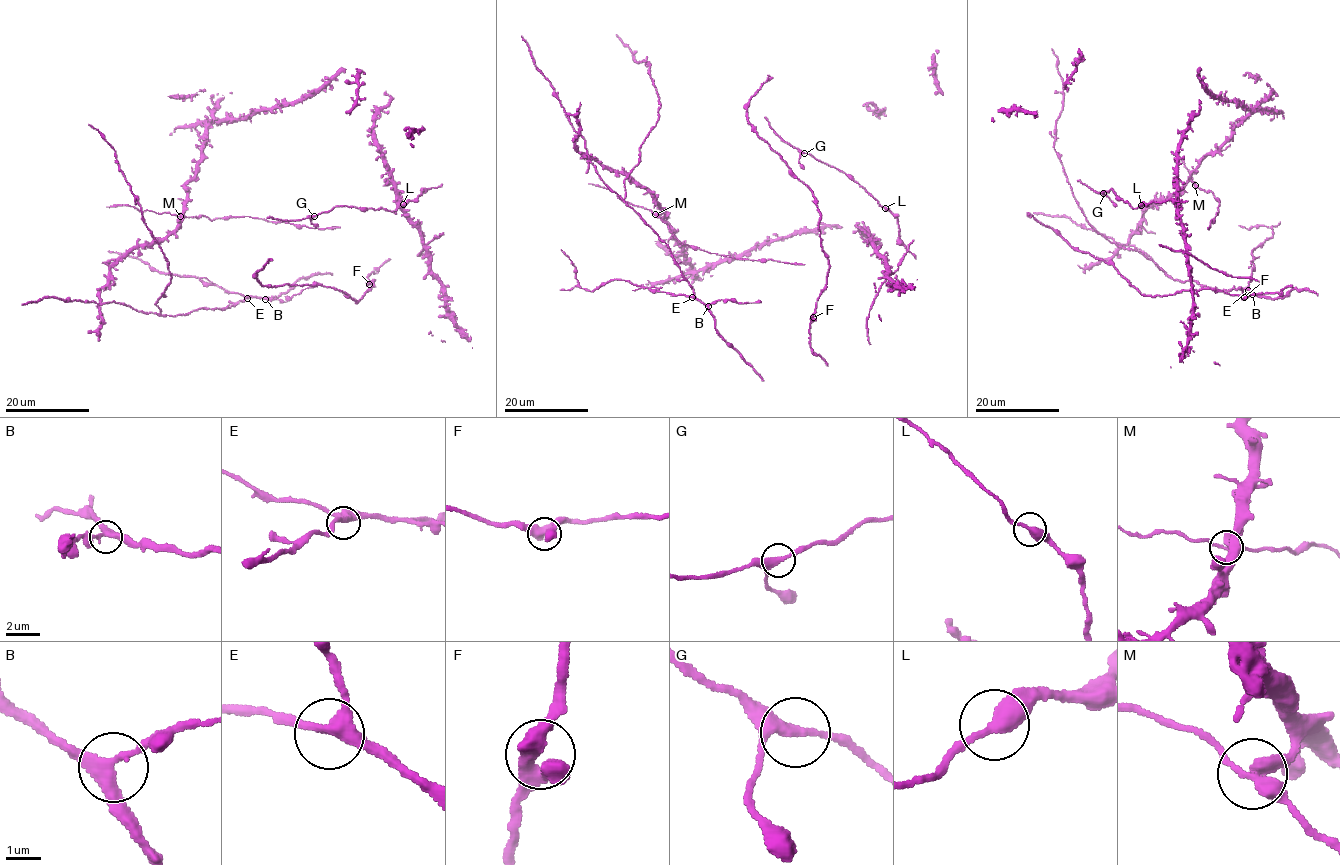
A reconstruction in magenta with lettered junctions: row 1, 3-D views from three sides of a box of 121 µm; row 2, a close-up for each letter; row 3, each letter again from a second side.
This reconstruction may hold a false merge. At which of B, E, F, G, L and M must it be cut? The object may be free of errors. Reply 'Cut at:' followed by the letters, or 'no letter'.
Cut at: no letter

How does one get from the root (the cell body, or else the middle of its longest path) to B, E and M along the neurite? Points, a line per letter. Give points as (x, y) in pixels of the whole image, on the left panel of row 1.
B: (156, 240), (132, 248), (110, 269), (97, 306), (113, 301), (172, 316), (230, 306), (248, 297), (265, 299)
E: (156, 240), (132, 248), (110, 269), (97, 306), (113, 301), (172, 316), (247, 298)
M: (156, 240), (163, 240), (176, 228), (184, 212), (180, 217)

